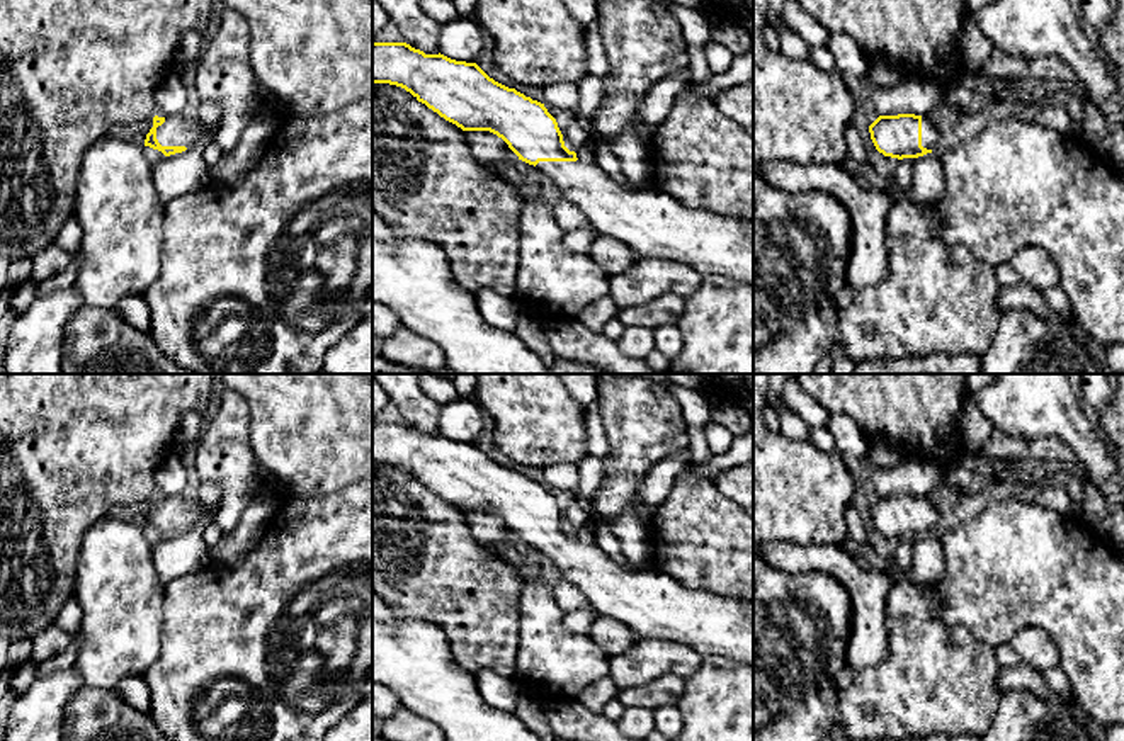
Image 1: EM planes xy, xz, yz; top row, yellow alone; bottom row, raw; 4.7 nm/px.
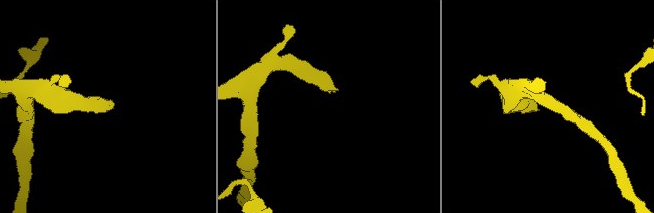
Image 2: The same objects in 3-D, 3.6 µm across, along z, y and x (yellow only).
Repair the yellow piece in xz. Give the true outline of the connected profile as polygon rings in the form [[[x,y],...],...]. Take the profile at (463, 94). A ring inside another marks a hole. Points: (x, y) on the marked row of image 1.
[[[372,41],[372,83],[405,88],[463,131],[497,134],[519,160],[539,168],[551,190],[582,209],[599,235],[621,240],[639,257],[673,260],[702,275],[753,284],[752,221],[689,207],[655,187],[619,185],[599,165],[582,163],[576,153],[565,146],[558,122],[544,104],[495,82],[476,63],[456,61],[440,53],[425,54],[406,42]]]

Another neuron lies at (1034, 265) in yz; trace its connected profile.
[[[1029,245],[1019,250],[1008,263],[1020,275],[1022,282],[1039,291],[1059,286],[1058,267],[1041,246]]]

